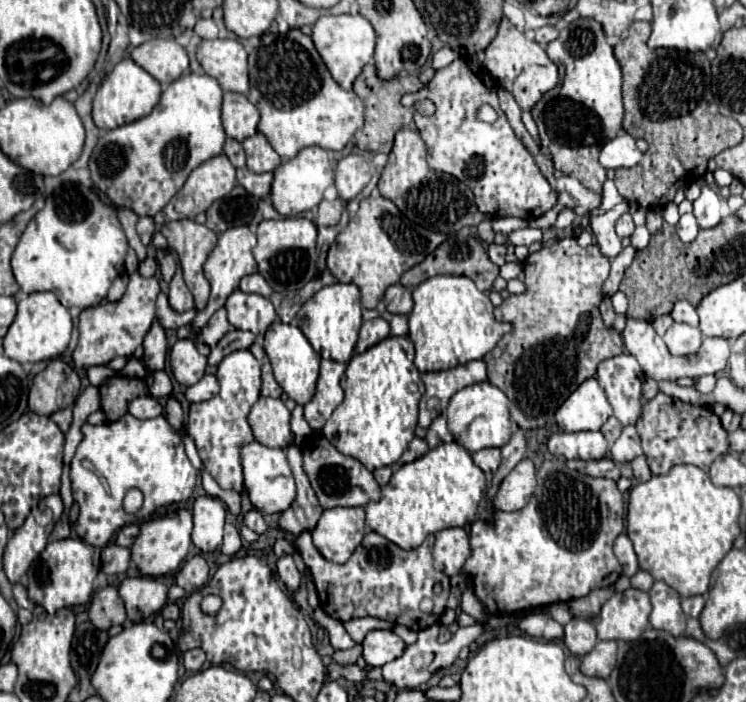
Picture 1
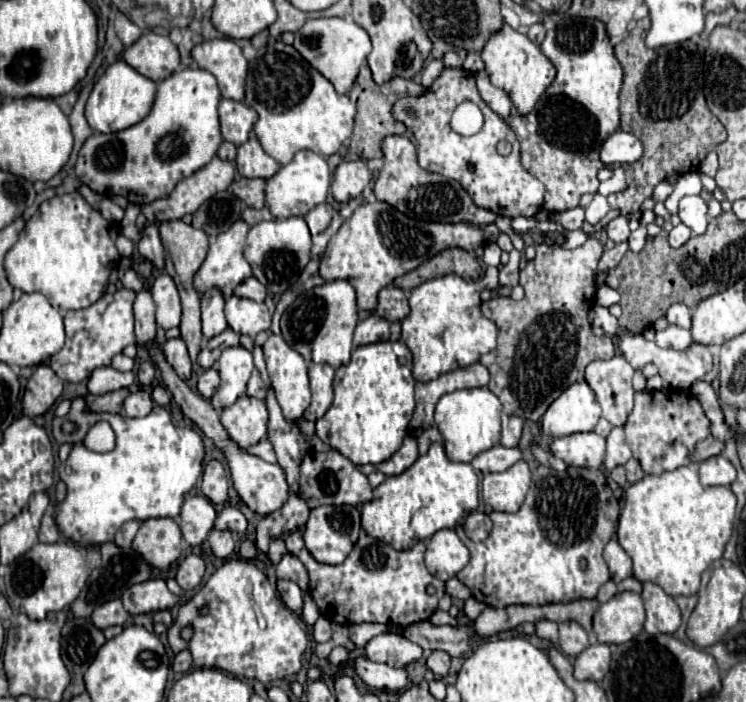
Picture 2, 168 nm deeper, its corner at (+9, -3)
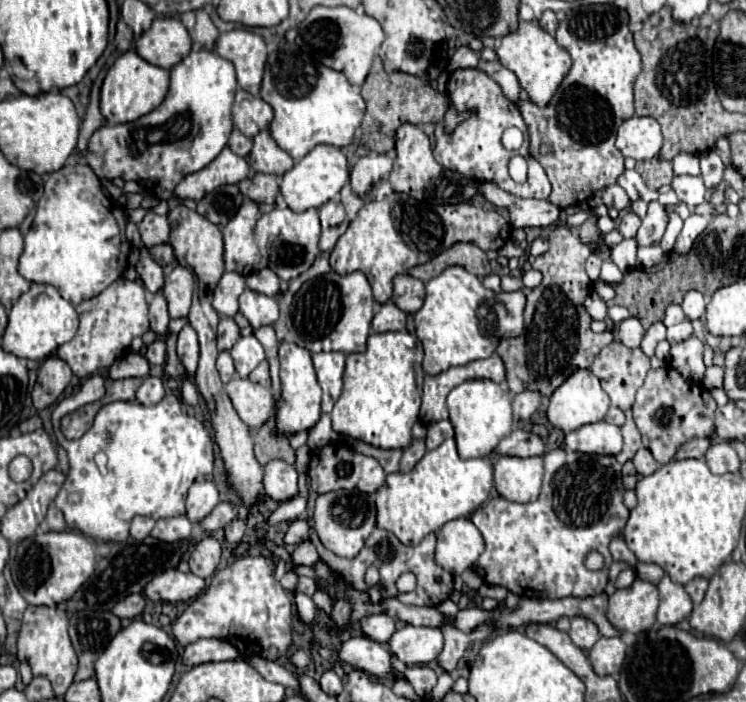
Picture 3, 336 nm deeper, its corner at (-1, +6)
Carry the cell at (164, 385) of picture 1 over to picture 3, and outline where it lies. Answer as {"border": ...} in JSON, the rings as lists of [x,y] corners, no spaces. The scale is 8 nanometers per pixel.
{"border":[[[154,341],[146,351],[146,359],[152,365],[164,365],[164,361],[166,361],[166,345],[162,341]]]}

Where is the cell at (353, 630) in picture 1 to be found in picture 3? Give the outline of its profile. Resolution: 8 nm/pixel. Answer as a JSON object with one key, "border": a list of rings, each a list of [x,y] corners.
{"border":[[[382,611],[378,615],[362,617],[360,631],[378,643],[388,643],[388,639],[396,631],[396,625],[394,625],[394,619],[390,619],[390,615],[386,611]]]}

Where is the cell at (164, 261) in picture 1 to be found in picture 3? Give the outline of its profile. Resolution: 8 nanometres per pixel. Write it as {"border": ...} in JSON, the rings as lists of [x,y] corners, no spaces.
{"border":[[[148,211],[138,227],[140,227],[142,243],[148,249],[154,247],[154,245],[170,241],[170,223],[168,223],[168,219],[162,217],[162,215],[156,215],[154,211]]]}

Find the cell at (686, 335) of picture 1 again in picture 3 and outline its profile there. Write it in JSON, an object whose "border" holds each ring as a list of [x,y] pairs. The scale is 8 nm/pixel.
{"border":[[[684,319],[682,323],[668,327],[668,335],[666,335],[666,339],[668,339],[670,345],[674,345],[674,343],[680,343],[680,341],[692,337],[692,331],[694,331],[694,329],[692,329],[690,319]]]}

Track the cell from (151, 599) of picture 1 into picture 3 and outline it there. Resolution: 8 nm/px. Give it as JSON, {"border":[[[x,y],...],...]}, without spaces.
{"border":[[[166,569],[162,575],[150,579],[144,587],[144,595],[152,601],[190,601],[204,589],[204,579],[194,573],[180,573],[178,569]]]}

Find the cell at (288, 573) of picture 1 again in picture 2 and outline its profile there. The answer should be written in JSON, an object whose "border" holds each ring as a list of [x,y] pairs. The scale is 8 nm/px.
{"border":[[[278,580],[278,592],[282,596],[282,602],[290,608],[290,610],[300,610],[302,608],[302,590],[298,584],[290,582],[290,580]]]}

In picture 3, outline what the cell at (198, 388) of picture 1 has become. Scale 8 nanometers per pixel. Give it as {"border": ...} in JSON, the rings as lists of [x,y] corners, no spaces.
{"border":[[[222,351],[222,353],[218,355],[216,369],[218,369],[218,373],[220,373],[222,383],[228,383],[228,381],[234,377],[234,363],[232,363],[232,357],[230,357],[228,351]]]}

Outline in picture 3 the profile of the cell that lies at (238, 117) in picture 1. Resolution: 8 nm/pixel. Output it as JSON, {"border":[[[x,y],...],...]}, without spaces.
{"border":[[[242,89],[236,91],[236,101],[232,107],[232,121],[234,121],[234,127],[238,127],[246,137],[254,137],[258,131],[266,129],[272,117],[274,117],[272,107],[266,101]]]}

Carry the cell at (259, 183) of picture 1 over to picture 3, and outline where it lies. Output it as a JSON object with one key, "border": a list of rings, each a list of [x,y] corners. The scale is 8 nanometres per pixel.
{"border":[[[256,173],[252,179],[244,179],[240,183],[240,191],[244,197],[256,201],[256,203],[274,203],[278,195],[278,177]]]}

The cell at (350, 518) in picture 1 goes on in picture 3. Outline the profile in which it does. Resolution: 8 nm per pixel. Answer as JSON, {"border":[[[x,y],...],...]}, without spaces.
{"border":[[[332,491],[324,493],[316,499],[314,515],[312,515],[314,529],[326,549],[340,557],[356,557],[362,549],[366,537],[376,527],[376,509],[372,495],[360,491]]]}

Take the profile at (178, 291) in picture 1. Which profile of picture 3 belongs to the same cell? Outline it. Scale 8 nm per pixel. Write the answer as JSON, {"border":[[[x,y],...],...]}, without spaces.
{"border":[[[174,267],[166,275],[164,297],[168,301],[168,311],[172,319],[186,318],[190,310],[190,299],[194,289],[194,277],[188,267]]]}

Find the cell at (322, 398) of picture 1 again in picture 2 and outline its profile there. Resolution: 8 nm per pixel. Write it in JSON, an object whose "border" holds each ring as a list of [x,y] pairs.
{"border":[[[312,362],[308,366],[308,376],[310,376],[310,388],[312,388],[312,404],[304,412],[304,418],[306,420],[318,420],[324,416],[324,412],[332,404],[334,368],[328,364]]]}

